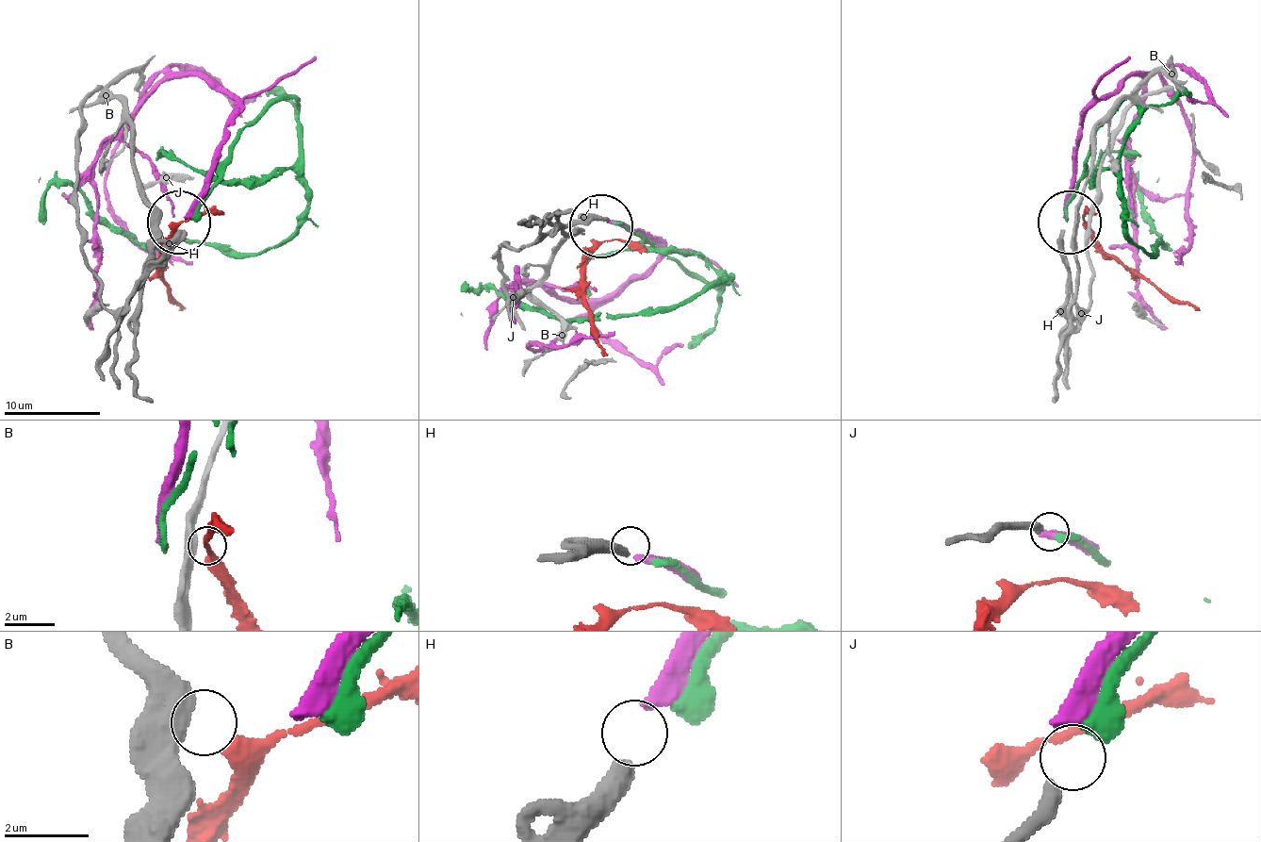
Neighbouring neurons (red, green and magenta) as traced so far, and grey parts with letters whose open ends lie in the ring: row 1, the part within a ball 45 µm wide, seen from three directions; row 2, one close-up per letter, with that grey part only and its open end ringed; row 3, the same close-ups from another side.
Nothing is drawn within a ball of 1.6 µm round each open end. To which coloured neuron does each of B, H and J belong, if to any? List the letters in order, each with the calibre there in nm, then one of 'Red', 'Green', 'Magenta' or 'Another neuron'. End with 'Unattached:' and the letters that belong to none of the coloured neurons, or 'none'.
B: Thickness 340 nm. Red
H: Thickness 420 nm. Magenta
J: Thickness 320 nm. Green
Unattached: none

